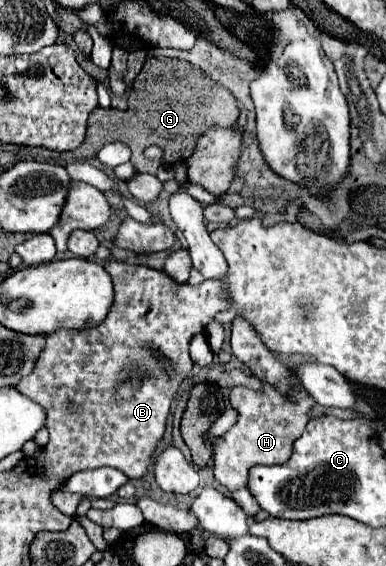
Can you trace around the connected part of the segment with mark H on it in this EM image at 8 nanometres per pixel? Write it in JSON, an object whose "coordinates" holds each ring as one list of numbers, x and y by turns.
{"coordinates":[[261,381,261,391,247,387,233,387,229,393,231,407,239,413,237,423,223,435,213,441,213,473,215,479,235,491,247,485,247,473,255,465,277,465,285,463,291,457,293,443,299,439,311,419,309,411,315,401,309,393,297,385,291,389,291,397,285,397,277,387,267,381]]}

